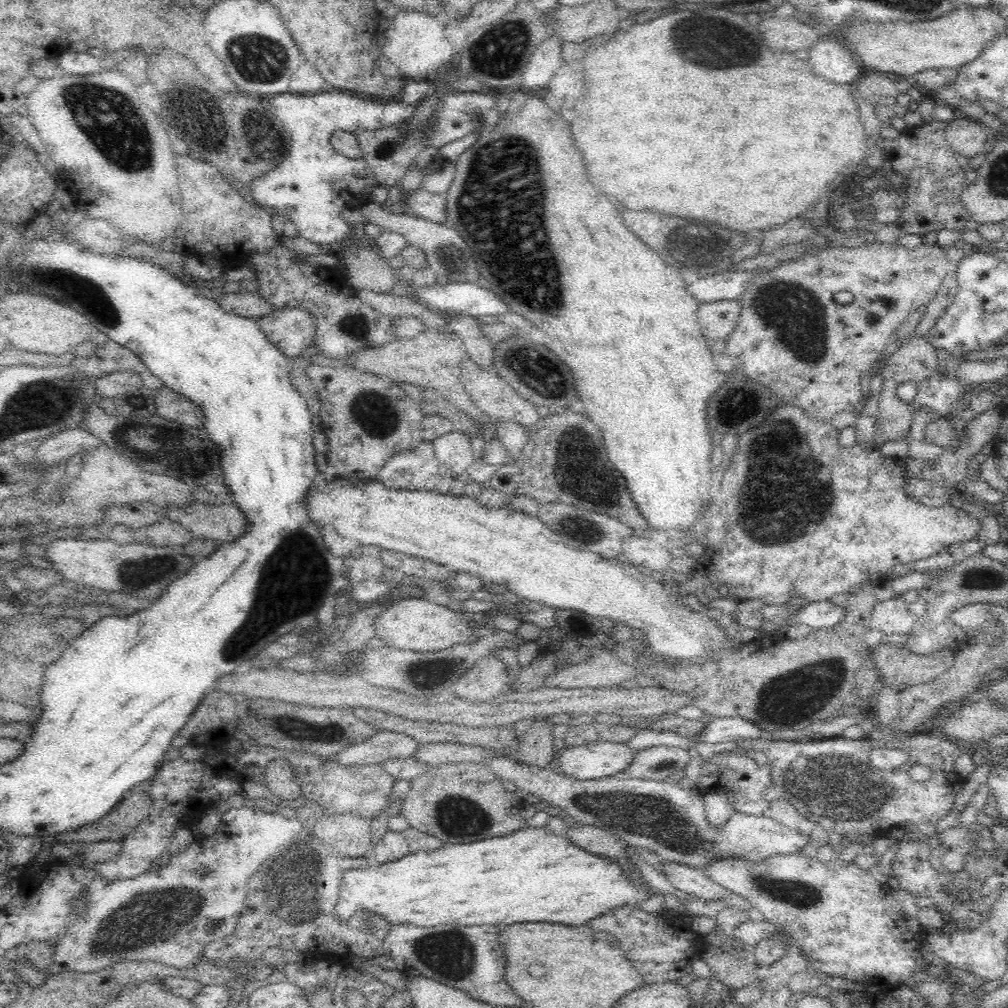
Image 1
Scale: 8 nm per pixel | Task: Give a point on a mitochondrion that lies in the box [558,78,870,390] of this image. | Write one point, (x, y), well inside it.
(784, 316)

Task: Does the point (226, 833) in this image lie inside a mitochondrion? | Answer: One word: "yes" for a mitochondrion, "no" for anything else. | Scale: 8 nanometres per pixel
no

